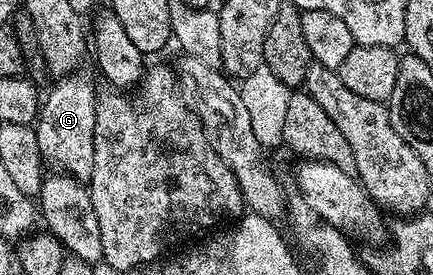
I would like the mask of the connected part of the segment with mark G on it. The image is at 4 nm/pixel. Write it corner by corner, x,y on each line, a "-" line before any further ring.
75,71
65,77
55,80
50,94
43,96
40,108
33,126
36,135
36,143
40,147
40,155
51,170
59,174
74,177
83,183
89,182
92,175
92,155
94,154
94,132
96,131
96,107
98,106
99,94
94,93
94,85
86,77
81,77
81,72

